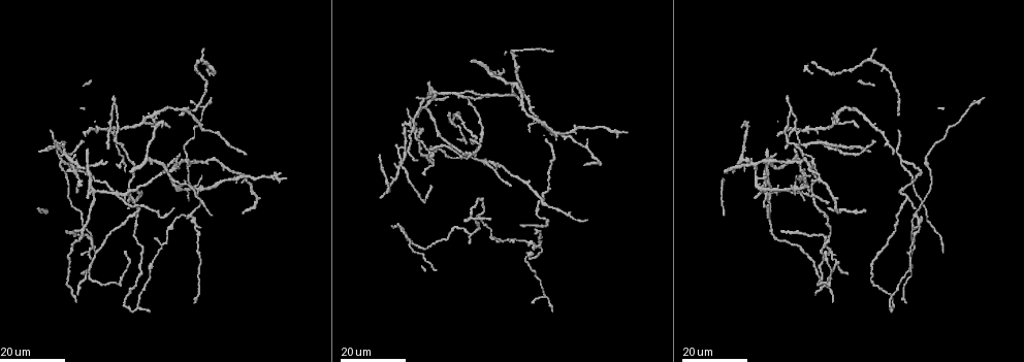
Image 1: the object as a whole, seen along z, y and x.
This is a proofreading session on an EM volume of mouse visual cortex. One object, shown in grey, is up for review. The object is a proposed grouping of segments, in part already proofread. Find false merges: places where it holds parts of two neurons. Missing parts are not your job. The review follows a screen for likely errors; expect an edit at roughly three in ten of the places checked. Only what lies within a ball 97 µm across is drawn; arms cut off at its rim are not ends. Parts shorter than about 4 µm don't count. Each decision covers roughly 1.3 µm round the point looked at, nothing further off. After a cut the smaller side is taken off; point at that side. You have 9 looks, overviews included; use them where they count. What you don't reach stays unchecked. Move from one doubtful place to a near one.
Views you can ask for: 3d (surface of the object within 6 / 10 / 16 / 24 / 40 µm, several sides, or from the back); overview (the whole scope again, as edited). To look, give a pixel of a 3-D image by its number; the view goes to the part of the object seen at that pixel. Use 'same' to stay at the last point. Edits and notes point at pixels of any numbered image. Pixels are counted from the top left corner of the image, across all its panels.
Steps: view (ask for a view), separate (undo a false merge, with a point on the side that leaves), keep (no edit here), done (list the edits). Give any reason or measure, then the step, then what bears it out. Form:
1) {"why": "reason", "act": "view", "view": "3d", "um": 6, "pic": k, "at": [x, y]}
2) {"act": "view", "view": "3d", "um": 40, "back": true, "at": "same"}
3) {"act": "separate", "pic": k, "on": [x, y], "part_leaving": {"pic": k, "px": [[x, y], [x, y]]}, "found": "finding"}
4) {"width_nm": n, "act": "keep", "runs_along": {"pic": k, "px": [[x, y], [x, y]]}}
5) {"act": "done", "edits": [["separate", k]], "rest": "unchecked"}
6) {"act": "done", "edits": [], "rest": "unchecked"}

{"why": "arms part here", "act": "view", "view": "3d", "um": 24, "pic": 1, "at": [108, 128]}

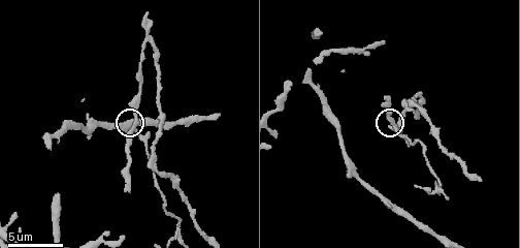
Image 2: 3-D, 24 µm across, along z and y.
{"act": "view", "view": "3d", "um": 6, "pic": 2, "at": [135, 126]}

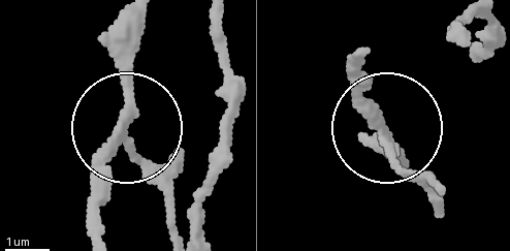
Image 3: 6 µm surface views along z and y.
{"act": "separate", "pic": 3, "on": [170, 166], "part_leaving": {"pic": 3, "px": [[129, 139], [173, 236]]}, "found": "two neurons meet here"}

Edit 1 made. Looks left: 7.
{"act": "view", "view": "3d", "um": 24, "pic": 1, "at": [117, 195]}

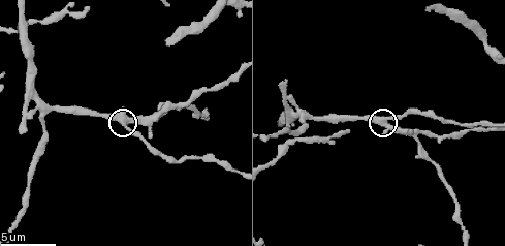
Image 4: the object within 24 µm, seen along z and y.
{"why": "closer look", "act": "view", "view": "3d", "um": 10, "pic": 4, "at": [127, 125]}

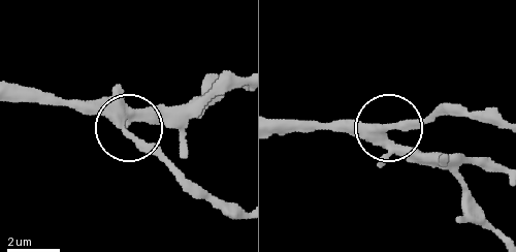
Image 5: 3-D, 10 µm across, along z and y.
{"width_nm": 330, "act": "keep", "runs_along": {"pic": 5, "px": [[498, 232], [451, 172], [418, 163], [387, 132], [449, 113]]}, "found": "one neuron here"}

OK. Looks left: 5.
{"why": "four or more arms meet", "act": "view", "view": "3d", "um": 24, "pic": 1, "at": [194, 185]}

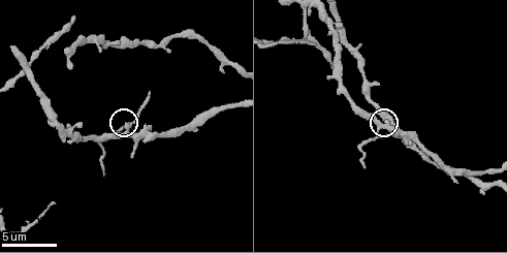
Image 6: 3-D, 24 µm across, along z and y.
{"act": "view", "view": "3d", "um": 10, "pic": 6, "at": [387, 128]}

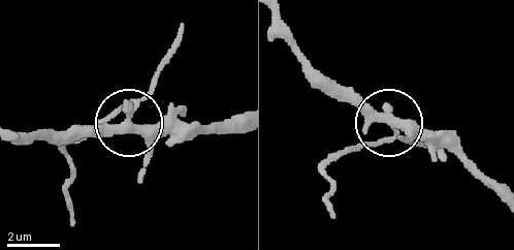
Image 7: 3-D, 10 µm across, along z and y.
{"act": "keep", "found": "continuous, no second neuron"}

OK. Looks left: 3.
{"act": "view", "view": "3d", "um": 10, "pic": 2, "at": [335, 128]}

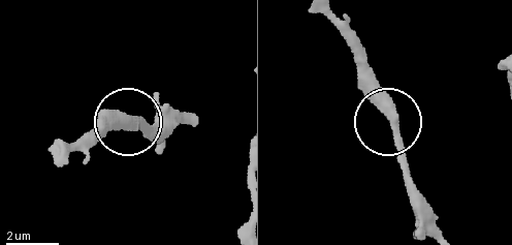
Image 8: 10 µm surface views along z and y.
{"width_nm": 380, "act": "keep", "found": "all the same neuron"}

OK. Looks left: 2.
{"why": "small branch off a trunk", "act": "view", "view": "3d", "um": 16, "pic": 1, "at": [61, 160]}

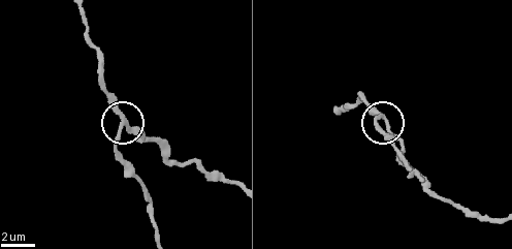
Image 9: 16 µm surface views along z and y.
{"act": "view", "view": "3d", "um": 6, "pic": 9, "at": [123, 127]}

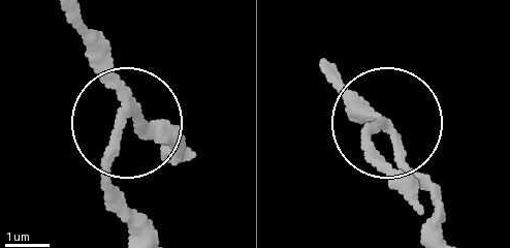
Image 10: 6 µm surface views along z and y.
{"arms": 3, "act": "keep", "found": "all the same neuron"}

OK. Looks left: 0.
{"act": "done", "edits": [["separate", 3]], "rest": "unchecked"}

